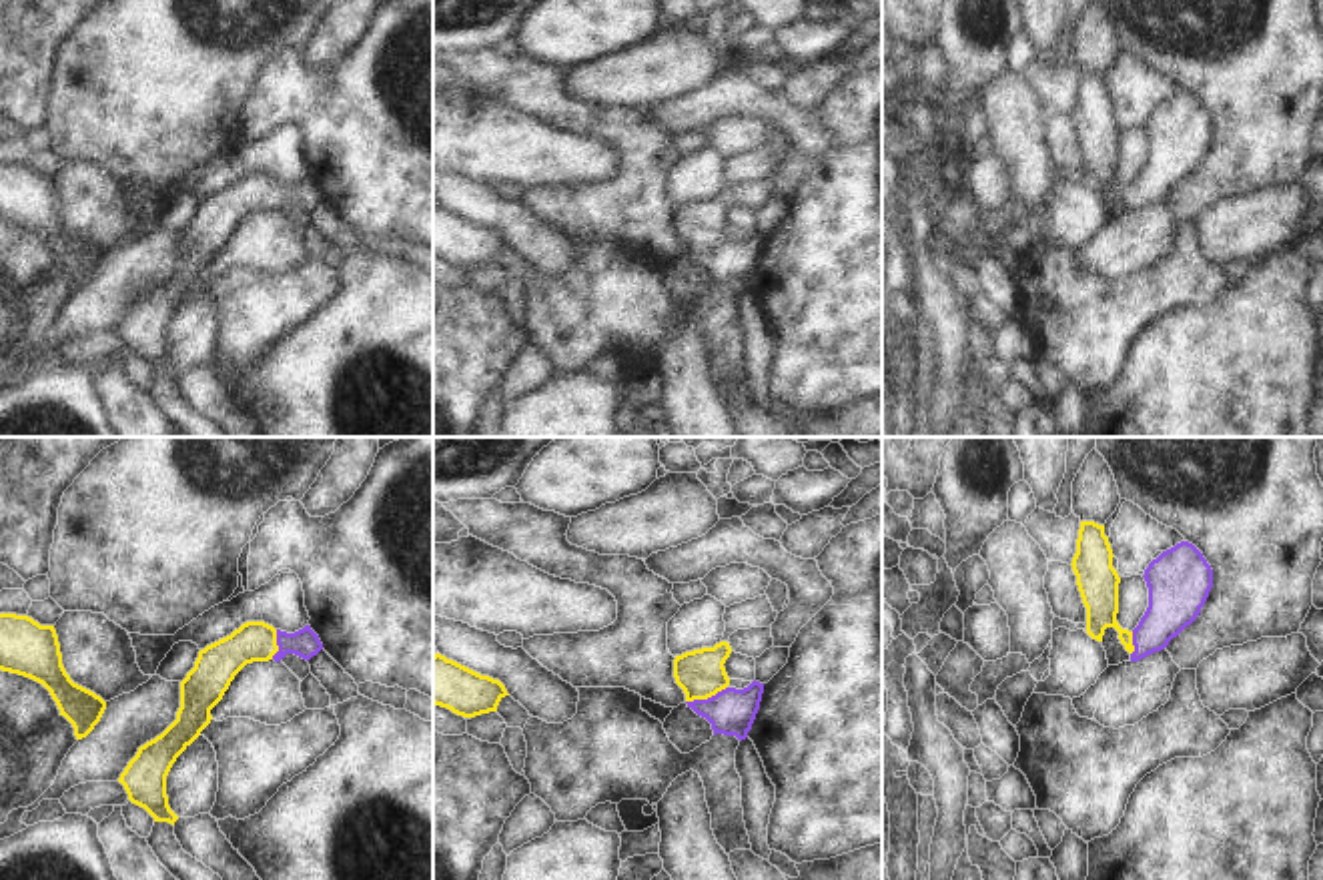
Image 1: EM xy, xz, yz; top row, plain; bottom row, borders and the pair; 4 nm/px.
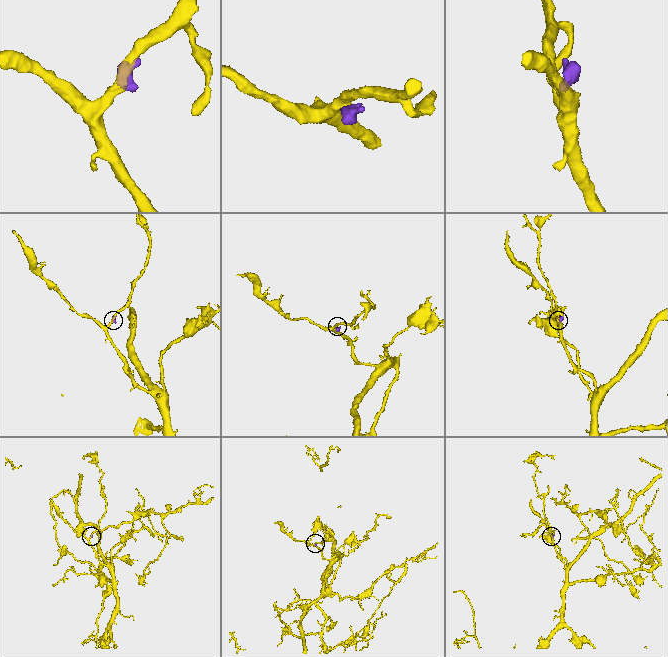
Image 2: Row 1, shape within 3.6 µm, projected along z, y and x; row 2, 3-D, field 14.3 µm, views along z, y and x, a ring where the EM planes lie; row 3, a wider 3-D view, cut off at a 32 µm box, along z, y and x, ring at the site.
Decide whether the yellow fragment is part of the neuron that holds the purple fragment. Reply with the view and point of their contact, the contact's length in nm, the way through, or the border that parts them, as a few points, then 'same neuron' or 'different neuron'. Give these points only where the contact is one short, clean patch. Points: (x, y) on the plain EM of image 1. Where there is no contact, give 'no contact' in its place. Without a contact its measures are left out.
contact xz (708, 249); length 180 nm; way xz (730, 263), (708, 249), (700, 225); same neuron

